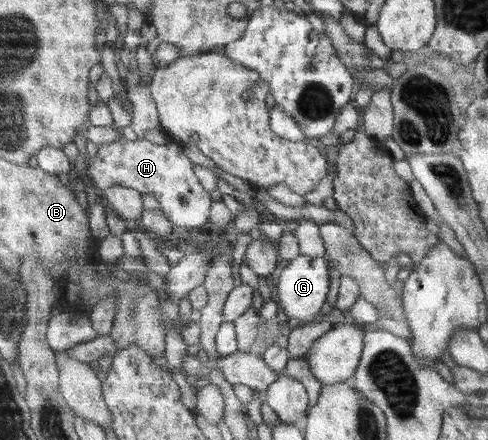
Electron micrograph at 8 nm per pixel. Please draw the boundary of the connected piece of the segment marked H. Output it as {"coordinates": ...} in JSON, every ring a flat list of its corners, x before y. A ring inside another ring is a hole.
{"coordinates":[[122,137,119,141,98,146,96,155,81,163,80,167,91,184,104,191,115,185,124,185,142,194,156,195,160,209,174,225,201,228,210,220,213,202,211,193,203,189,197,175,193,173,193,163,176,141,157,145,145,138,131,141]]}

